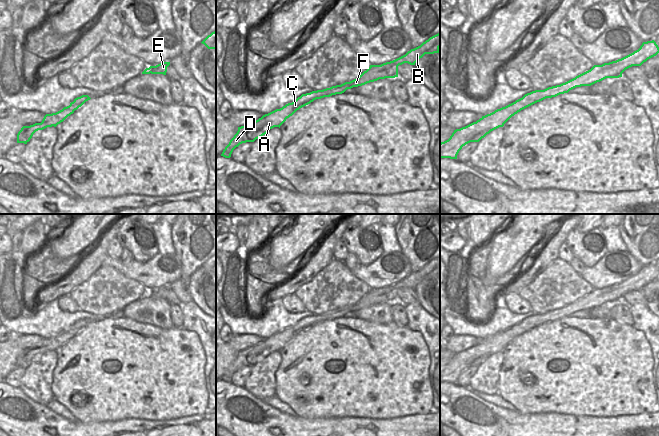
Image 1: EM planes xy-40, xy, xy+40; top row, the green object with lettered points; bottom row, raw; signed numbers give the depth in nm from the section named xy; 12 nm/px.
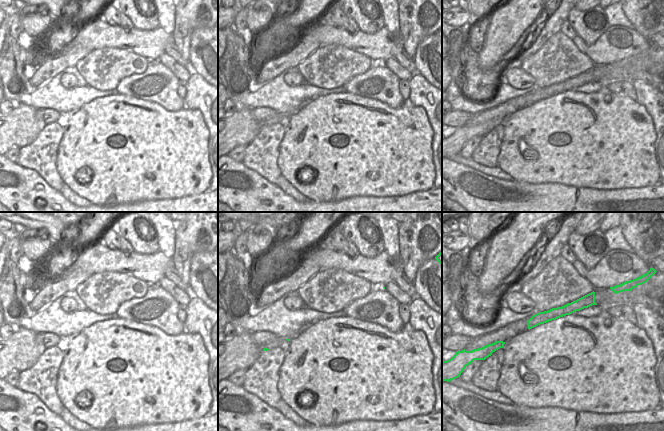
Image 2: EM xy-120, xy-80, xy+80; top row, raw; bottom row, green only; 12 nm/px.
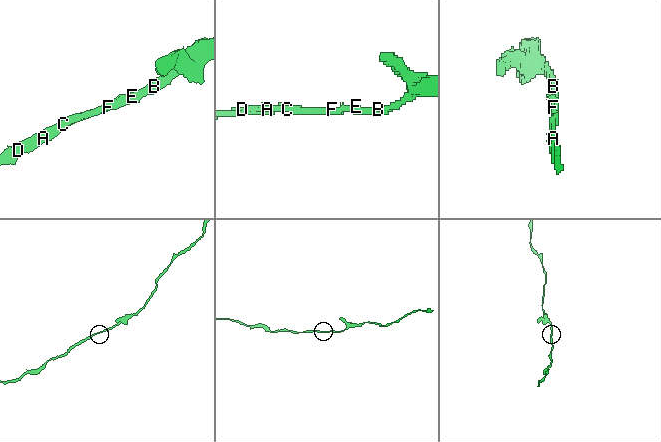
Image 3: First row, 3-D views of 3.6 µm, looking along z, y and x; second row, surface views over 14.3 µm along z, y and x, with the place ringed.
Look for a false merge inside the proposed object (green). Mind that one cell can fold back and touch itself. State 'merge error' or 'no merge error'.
no merge error

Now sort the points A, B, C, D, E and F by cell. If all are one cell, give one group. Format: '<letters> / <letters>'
A B C D E F

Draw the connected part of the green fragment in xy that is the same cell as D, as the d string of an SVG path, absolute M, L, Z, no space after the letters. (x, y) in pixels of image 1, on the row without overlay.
M440 257L430 261L420 270L411 273L405 279L381 289L370 289L358 302L345 306L341 309L332 310L323 314L312 315L302 318L294 326L288 327L280 333L276 333L263 339L258 344L238 351L237 357L230 364L223 374L221 380L230 382L233 374L242 367L254 366L256 363L265 359L270 353L279 351L300 332L310 328L316 323L342 318L347 313L365 309L370 306L385 302L398 301L398 290L404 287L415 289L415 287L425 278L439 277Z

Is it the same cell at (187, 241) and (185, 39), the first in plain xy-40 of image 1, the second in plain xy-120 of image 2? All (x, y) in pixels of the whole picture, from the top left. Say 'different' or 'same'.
same

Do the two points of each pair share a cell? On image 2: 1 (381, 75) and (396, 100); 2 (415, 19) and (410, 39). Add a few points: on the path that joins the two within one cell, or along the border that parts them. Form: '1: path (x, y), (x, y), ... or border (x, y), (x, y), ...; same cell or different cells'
1: path (387, 81), (387, 85), (393, 91), (393, 94); same cell
2: path (415, 24), (411, 34); same cell

